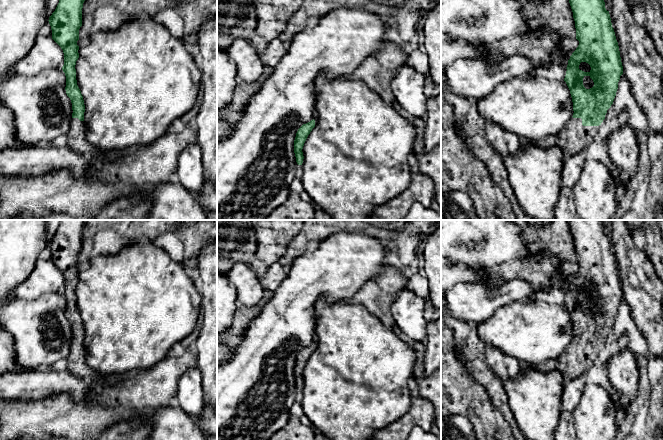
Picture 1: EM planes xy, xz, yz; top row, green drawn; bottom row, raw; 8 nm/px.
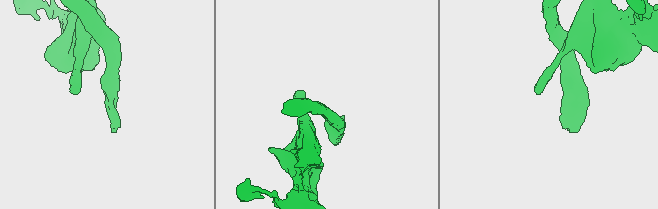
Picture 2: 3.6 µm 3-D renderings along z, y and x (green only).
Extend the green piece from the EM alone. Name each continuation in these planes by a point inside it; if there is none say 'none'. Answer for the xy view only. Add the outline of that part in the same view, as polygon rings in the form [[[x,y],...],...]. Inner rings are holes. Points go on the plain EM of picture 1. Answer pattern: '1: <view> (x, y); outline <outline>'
1: xy (76, 361); outline [[[72,342],[67,360],[67,371],[79,377],[91,377],[94,384],[114,384],[125,375],[101,375],[92,370],[86,363],[86,351],[84,345]]]

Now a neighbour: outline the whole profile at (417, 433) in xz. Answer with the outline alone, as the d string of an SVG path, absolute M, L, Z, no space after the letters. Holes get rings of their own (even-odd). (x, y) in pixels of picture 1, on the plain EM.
M414 427L406 440L441 440L441 438L431 432L424 431L421 427Z

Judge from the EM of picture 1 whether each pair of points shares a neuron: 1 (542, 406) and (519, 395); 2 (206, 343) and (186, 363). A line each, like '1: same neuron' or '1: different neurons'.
1: same neuron
2: different neurons

